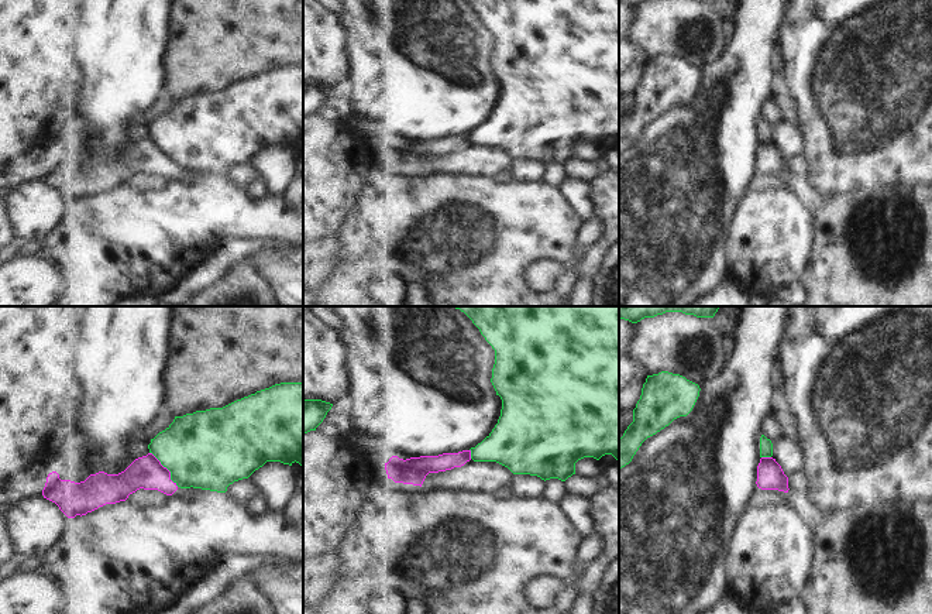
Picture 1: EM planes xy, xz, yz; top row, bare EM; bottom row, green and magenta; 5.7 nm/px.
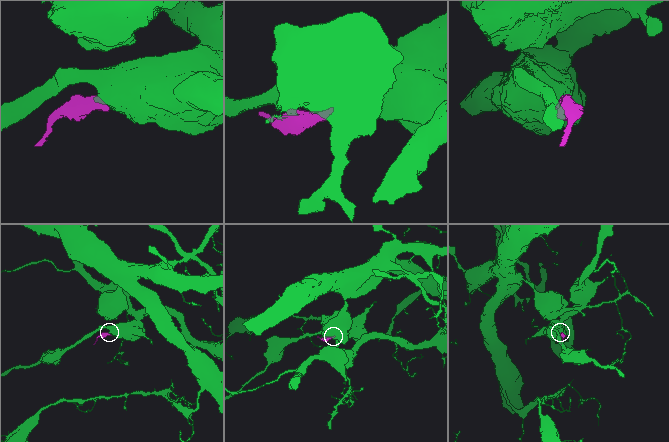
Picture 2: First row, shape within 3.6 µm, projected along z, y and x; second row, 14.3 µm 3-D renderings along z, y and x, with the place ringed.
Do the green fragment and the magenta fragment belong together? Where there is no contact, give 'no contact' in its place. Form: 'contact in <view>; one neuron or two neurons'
contact in xy; two neurons

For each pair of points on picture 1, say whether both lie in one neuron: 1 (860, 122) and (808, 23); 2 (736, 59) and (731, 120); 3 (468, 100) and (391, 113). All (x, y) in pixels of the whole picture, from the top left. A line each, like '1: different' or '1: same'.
1: same
2: same
3: same

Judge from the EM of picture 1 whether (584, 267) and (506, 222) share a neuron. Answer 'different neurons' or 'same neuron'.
different neurons

